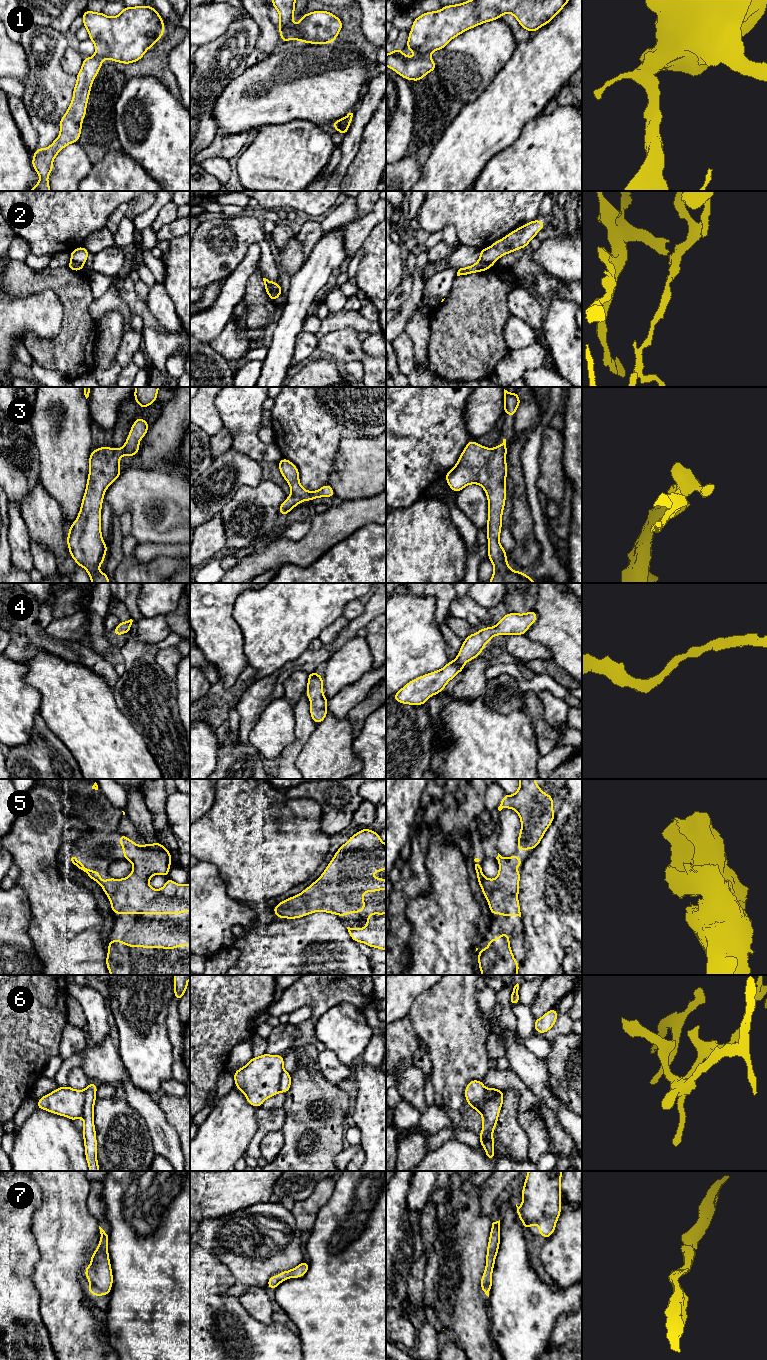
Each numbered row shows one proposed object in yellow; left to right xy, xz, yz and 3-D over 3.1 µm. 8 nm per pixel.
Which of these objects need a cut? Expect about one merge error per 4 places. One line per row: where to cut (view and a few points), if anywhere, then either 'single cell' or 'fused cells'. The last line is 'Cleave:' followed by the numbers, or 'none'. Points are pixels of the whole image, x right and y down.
1: yz (415, 55), (429, 56) | fused cells
2: xy (71, 259), (82, 266) | fused cells
3: no cut | single cell
4: no cut | single cell
5: no cut | single cell
6: xy (85, 1090), (84, 1110), (81, 1116) | fused cells
7: no cut | single cell
Cleave: 1, 2, 6

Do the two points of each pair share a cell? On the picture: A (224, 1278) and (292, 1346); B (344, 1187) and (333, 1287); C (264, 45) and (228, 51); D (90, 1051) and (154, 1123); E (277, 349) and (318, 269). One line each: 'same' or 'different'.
A: same
B: same
C: different
D: same
E: same

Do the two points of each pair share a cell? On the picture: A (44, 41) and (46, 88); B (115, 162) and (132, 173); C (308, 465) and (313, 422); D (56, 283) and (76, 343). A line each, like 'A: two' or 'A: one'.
A: one
B: one
C: one
D: one

